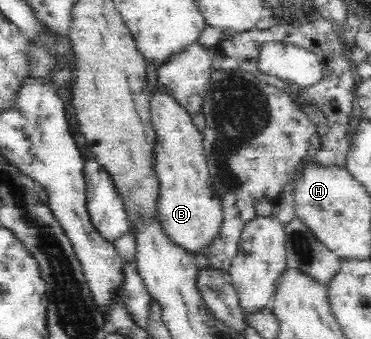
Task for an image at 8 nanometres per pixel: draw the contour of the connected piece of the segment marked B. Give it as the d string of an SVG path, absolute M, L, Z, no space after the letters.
M160 82L156 86L149 84L149 95L150 122L155 134L152 170L158 184L155 218L161 223L164 233L169 236L172 242L186 248L194 255L202 254L202 250L217 235L223 220L220 200L210 187L210 174L203 155L203 134L192 122L192 116L188 109L176 101L176 97L168 91L168 87Z

